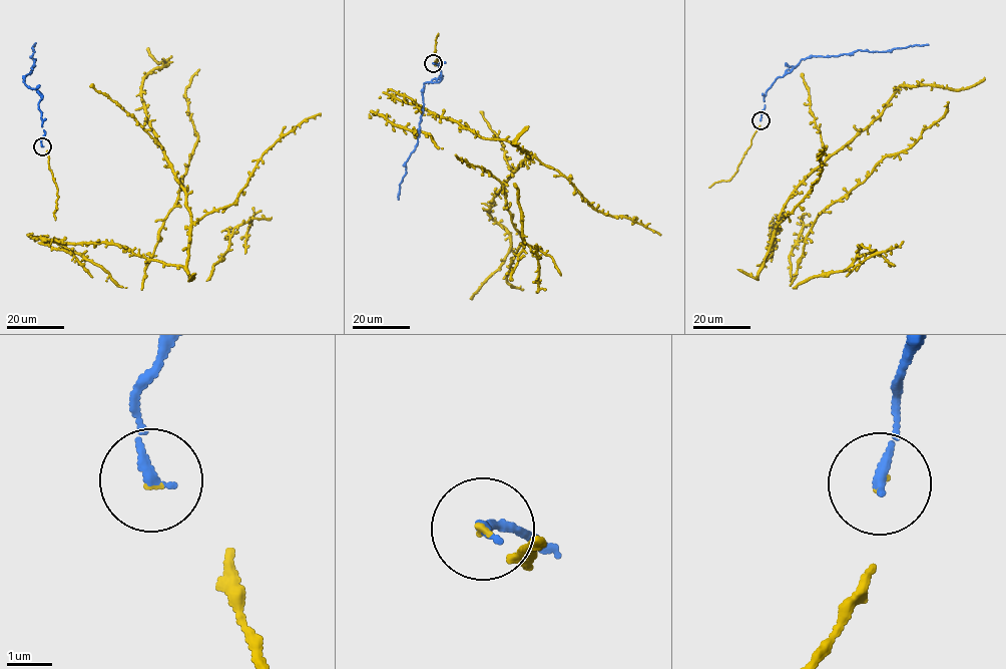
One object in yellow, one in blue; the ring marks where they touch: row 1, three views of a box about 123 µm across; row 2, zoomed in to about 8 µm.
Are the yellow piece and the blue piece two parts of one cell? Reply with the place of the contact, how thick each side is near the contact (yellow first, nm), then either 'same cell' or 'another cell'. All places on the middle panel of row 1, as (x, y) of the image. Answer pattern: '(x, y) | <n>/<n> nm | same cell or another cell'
(433, 63) | 50/200 nm | same cell

